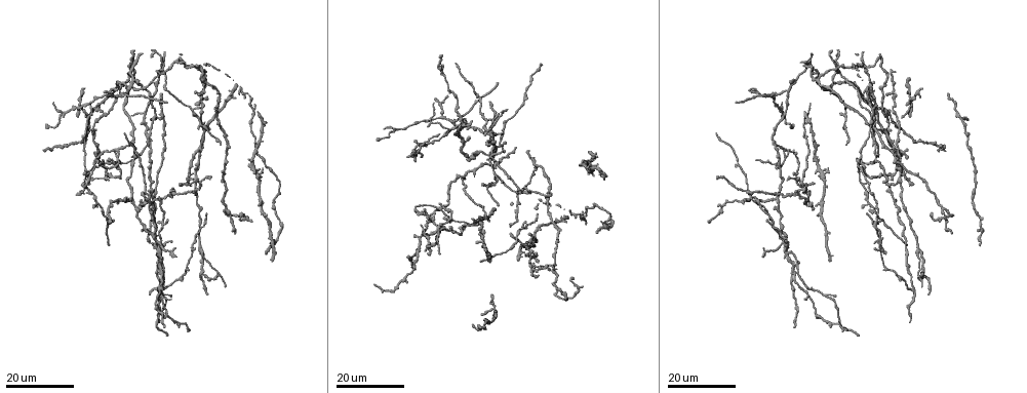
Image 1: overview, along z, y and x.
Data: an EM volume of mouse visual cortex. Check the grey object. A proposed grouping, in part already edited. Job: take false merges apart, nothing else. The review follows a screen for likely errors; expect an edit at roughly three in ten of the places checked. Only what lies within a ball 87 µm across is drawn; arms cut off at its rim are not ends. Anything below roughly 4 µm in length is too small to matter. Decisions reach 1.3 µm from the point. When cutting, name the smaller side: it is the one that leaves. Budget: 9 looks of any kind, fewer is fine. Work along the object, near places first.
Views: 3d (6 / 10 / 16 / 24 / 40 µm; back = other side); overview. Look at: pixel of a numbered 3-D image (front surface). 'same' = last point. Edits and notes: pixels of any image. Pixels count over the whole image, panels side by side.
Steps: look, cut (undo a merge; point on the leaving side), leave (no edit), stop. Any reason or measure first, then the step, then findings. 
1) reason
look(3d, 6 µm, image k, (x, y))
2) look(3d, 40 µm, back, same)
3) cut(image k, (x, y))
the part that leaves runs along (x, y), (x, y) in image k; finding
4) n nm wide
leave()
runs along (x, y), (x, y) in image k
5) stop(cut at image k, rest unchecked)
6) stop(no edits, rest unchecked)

a narrow waist
look(3d, 16 µm, image 1, (100, 164))

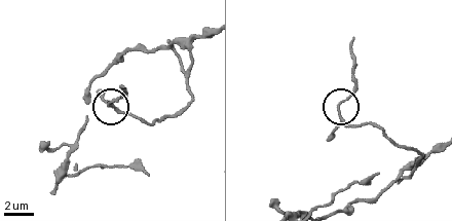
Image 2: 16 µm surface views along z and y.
closer look
look(3d, 10 µm, image 2, (337, 111))

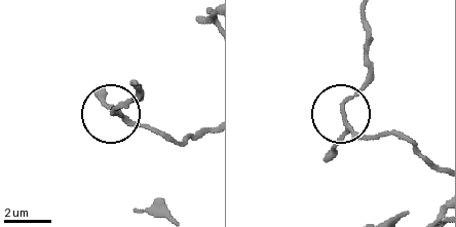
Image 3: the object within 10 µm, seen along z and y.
look(3d, 6 µm, image 3, (343, 112))

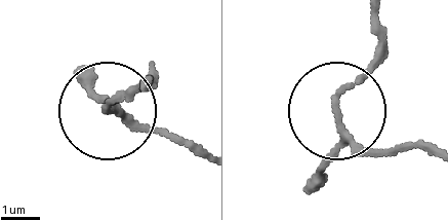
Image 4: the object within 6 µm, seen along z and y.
leave()
runs along (198, 151), (110, 108), (156, 82) in image 4; continuous, no second cell

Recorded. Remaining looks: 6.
look(3d, 16 µm, image 1, (740, 201))

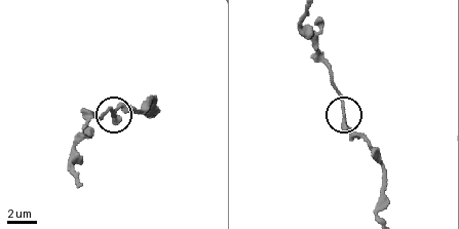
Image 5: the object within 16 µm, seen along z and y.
zoom in
look(3d, 10 µm, image 5, (344, 121))

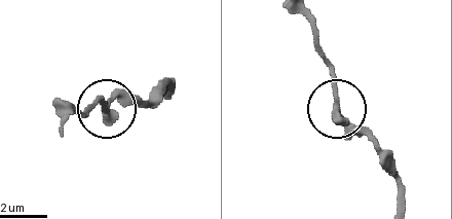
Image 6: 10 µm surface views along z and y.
leave()
runs along (165, 97), (165, 79), (137, 103), (111, 109), (96, 103) in image 6; all the same cell

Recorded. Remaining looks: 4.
a fork
look(3d, 16 µm, image 1, (774, 144))

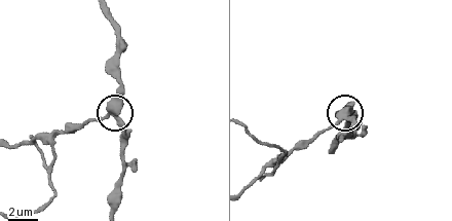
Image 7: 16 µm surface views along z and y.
look(3d, 6 µm, image 7, (112, 114))

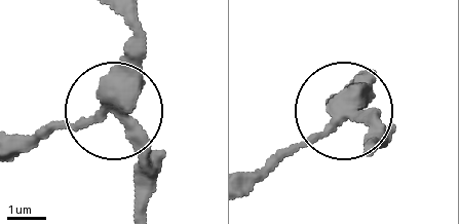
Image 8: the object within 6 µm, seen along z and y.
side arm 52 µm
leave()
runs along (129, 15), (132, 84), (123, 104), (47, 134) in image 8; continuous, no second cell

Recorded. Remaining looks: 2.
a fork
look(3d, 16 µm, image 1, (789, 152))

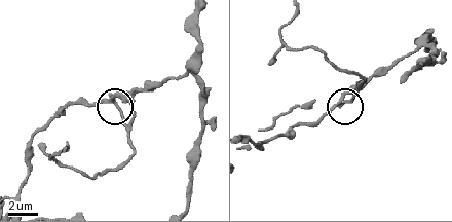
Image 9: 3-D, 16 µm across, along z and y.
look(3d, 6 µm, image 9, (114, 101))

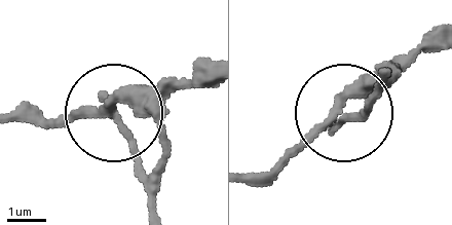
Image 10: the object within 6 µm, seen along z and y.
leave()
runs along (211, 60), (133, 92), (112, 112), (155, 207) in image 10; one cell here

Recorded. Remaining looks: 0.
stop(no edits, rest unchecked)

